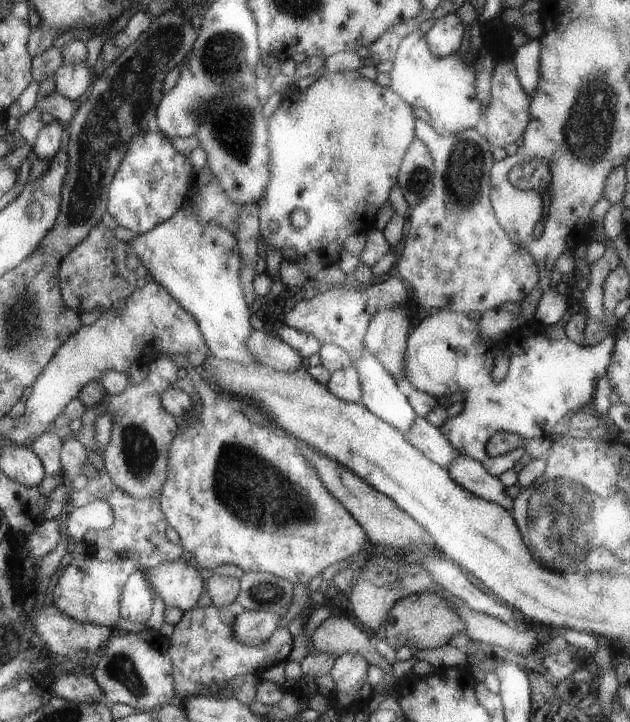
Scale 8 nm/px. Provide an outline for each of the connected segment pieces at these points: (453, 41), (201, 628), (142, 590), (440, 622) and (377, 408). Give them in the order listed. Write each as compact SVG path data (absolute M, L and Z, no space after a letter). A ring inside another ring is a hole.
M456 12L436 19L429 30L424 33L430 53L438 57L447 57L457 51L461 40L463 40L463 29Z
M236 602L218 607L214 604L197 606L182 612L181 619L173 625L168 639L167 656L172 668L172 685L177 701L198 694L200 686L226 683L233 677L252 674L259 677L265 670L280 669L288 661L292 636L285 627L277 627L267 639L248 646L240 643L233 634L232 622L242 610Z
M136 568L125 580L119 595L118 616L130 622L145 624L151 612L154 592L147 582L145 571Z
M429 591L404 596L396 600L396 603L389 608L387 618L373 630L374 640L383 639L394 650L399 648L399 646L407 644L414 646L419 652L423 650L423 648L437 648L443 646L443 644L448 644L447 642L449 642L455 634L464 632L462 619L458 617L454 606L454 603L443 598L438 593L430 593Z
M366 348L360 350L358 359L353 367L358 374L360 384L360 397L357 402L366 408L371 414L386 422L389 426L397 429L401 434L409 428L414 412L406 399L406 390L379 361L375 355L372 355Z

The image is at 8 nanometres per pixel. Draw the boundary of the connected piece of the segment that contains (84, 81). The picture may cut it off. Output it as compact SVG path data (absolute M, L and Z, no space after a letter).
M69 63L62 65L52 76L55 92L72 101L80 100L92 82L93 72L90 73L83 63Z

